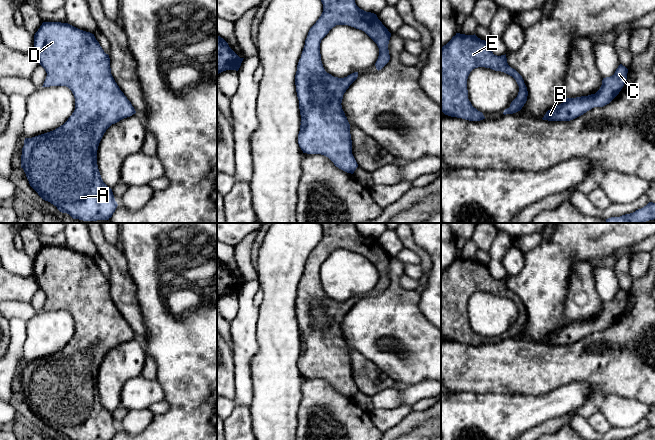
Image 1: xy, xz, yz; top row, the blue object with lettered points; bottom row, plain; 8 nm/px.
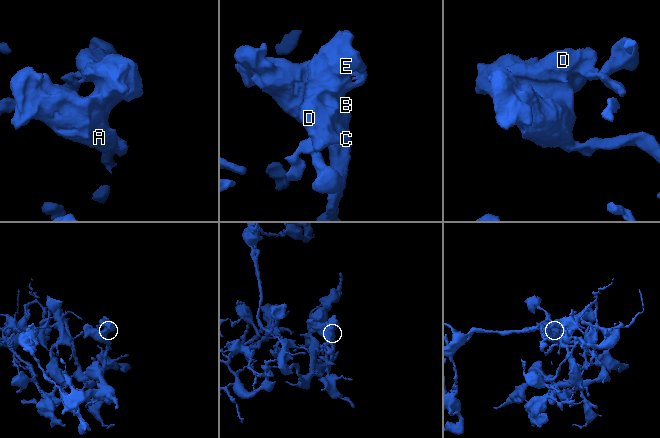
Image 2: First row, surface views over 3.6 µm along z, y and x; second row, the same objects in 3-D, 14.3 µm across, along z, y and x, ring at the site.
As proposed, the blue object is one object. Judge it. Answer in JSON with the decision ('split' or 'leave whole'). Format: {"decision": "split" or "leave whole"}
{"decision": "leave whole"}

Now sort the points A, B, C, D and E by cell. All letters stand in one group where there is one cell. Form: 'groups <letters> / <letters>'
groups A B C D E

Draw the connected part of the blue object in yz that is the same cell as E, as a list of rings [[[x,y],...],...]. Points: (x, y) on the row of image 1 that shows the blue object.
[[[456,33],[441,48],[441,111],[469,121],[485,119],[468,99],[467,79],[470,72],[478,67],[504,72],[516,80],[518,95],[503,114],[520,111],[527,101],[528,91],[522,76],[508,65],[506,54],[494,55],[488,41],[481,40],[475,34],[460,33]]]

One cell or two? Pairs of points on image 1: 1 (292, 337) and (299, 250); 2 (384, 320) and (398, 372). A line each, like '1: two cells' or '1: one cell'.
1: one cell
2: one cell

